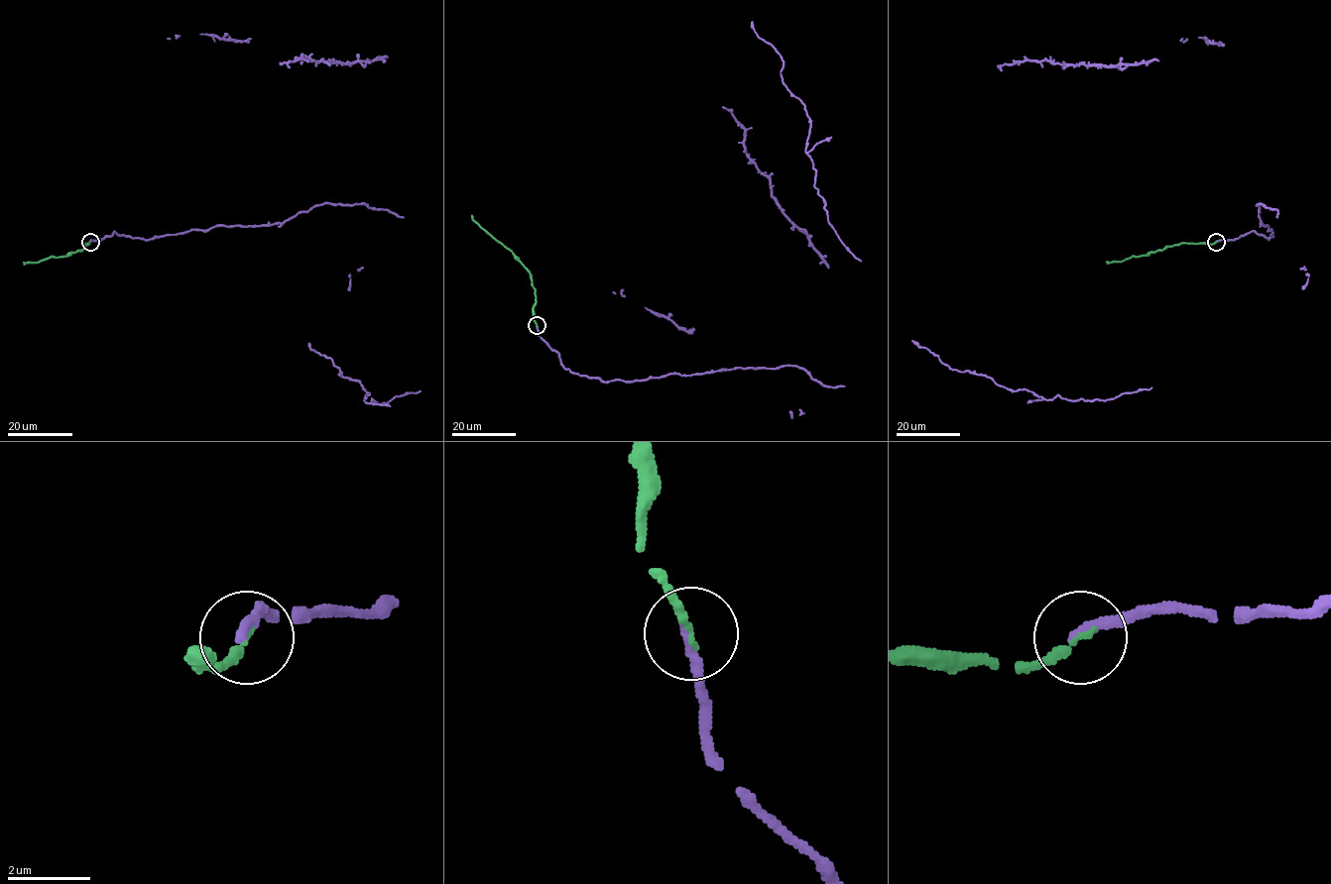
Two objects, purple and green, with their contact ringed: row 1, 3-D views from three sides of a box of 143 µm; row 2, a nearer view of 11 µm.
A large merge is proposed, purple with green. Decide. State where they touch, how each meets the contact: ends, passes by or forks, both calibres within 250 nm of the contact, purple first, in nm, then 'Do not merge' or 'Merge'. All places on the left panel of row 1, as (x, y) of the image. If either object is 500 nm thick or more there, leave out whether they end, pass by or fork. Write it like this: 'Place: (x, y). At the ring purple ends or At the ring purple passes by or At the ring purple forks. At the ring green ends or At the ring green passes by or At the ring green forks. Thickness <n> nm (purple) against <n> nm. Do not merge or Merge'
Place: (90, 242). At the ring purple ends. At the ring green ends. Thickness 280 nm (purple) against 190 nm. Merge

